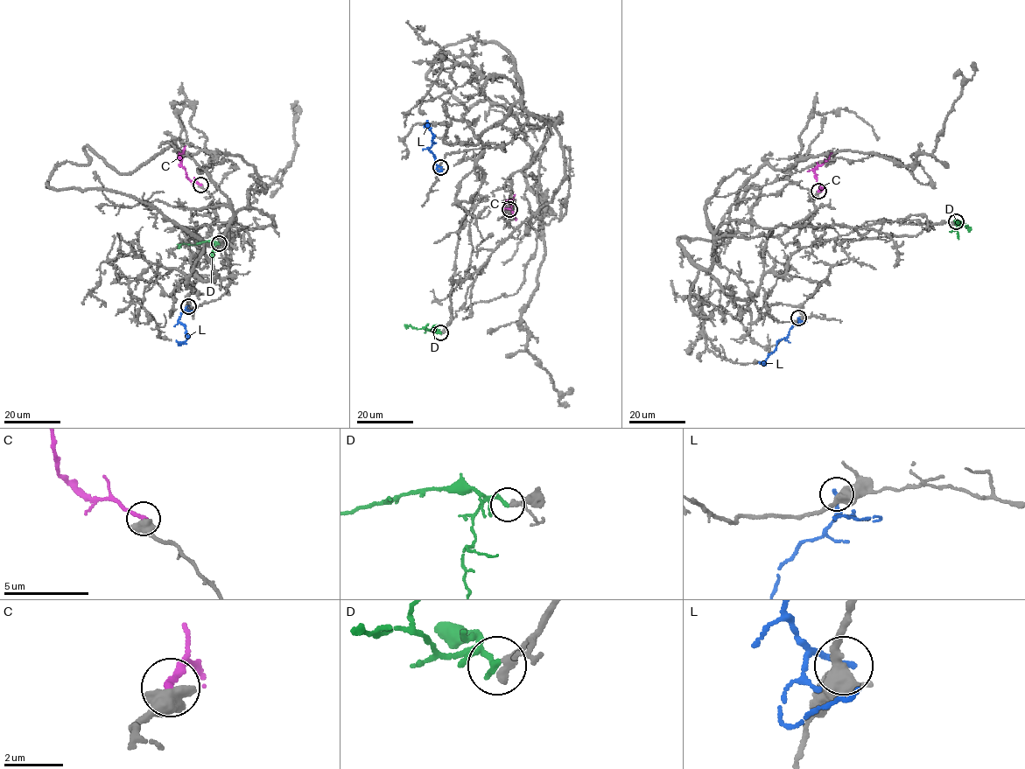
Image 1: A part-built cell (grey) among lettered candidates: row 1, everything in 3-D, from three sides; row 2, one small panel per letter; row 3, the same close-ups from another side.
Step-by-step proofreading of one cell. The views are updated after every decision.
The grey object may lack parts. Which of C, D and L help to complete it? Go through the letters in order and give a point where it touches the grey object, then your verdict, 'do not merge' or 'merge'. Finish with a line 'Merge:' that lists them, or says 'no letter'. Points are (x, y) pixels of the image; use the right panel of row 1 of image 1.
C: (818, 191) | do not merge
D: (956, 221) | merge
L: (798, 318) | do not merge
Merge: D

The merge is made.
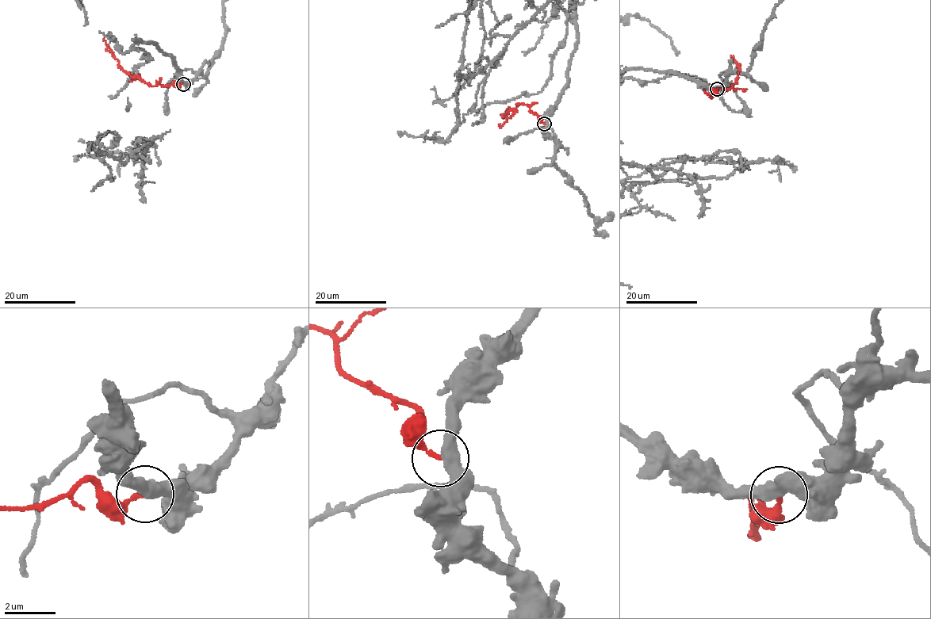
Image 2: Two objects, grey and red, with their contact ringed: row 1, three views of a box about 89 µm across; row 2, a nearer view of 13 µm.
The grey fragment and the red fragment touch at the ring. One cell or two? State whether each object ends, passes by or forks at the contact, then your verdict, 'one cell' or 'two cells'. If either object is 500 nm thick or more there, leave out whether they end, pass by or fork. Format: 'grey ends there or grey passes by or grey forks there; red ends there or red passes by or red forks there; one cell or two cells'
grey passes by; red ends there; two cells

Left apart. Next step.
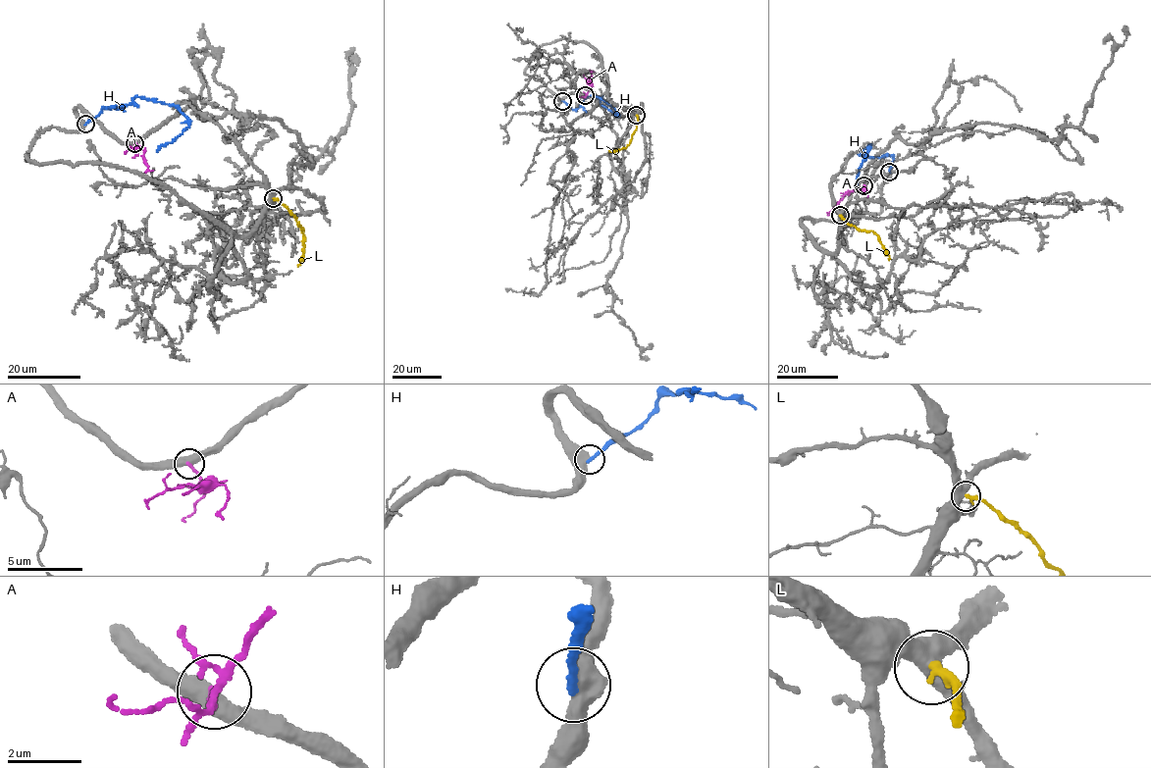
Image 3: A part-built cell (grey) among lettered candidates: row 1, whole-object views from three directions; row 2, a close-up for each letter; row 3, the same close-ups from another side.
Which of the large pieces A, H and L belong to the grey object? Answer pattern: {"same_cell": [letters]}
{"same_cell": []}

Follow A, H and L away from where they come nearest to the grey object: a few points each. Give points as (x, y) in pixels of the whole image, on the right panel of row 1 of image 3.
A: (863, 185), (847, 191), (827, 213)
H: (889, 172), (893, 159), (885, 155), (863, 155), (868, 144), (858, 174), (858, 190)
L: (840, 215), (849, 225), (871, 230), (878, 237), (889, 260)

